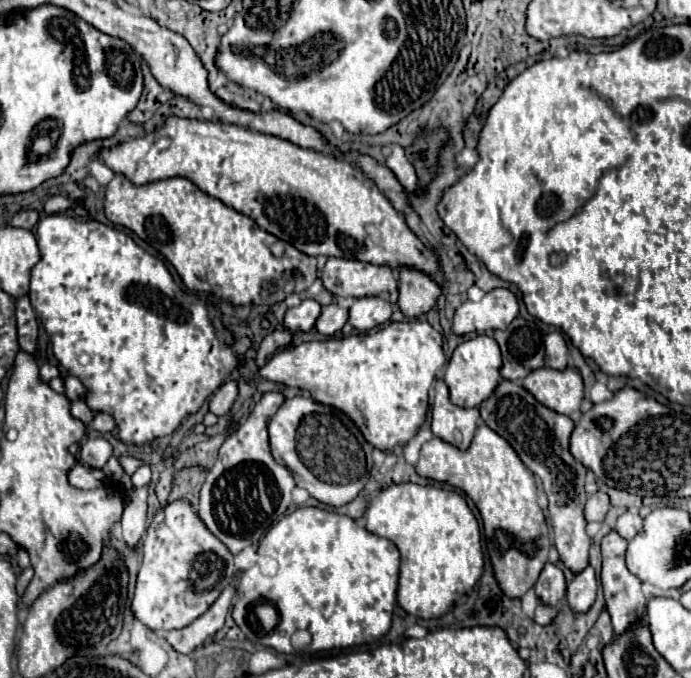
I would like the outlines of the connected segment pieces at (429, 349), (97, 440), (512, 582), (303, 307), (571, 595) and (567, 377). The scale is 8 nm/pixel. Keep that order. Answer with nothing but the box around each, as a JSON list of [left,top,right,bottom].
[[258,319,446,451],[80,437,112,467],[416,423,550,597],[284,299,320,333],[568,565,596,613],[522,367,584,415]]

